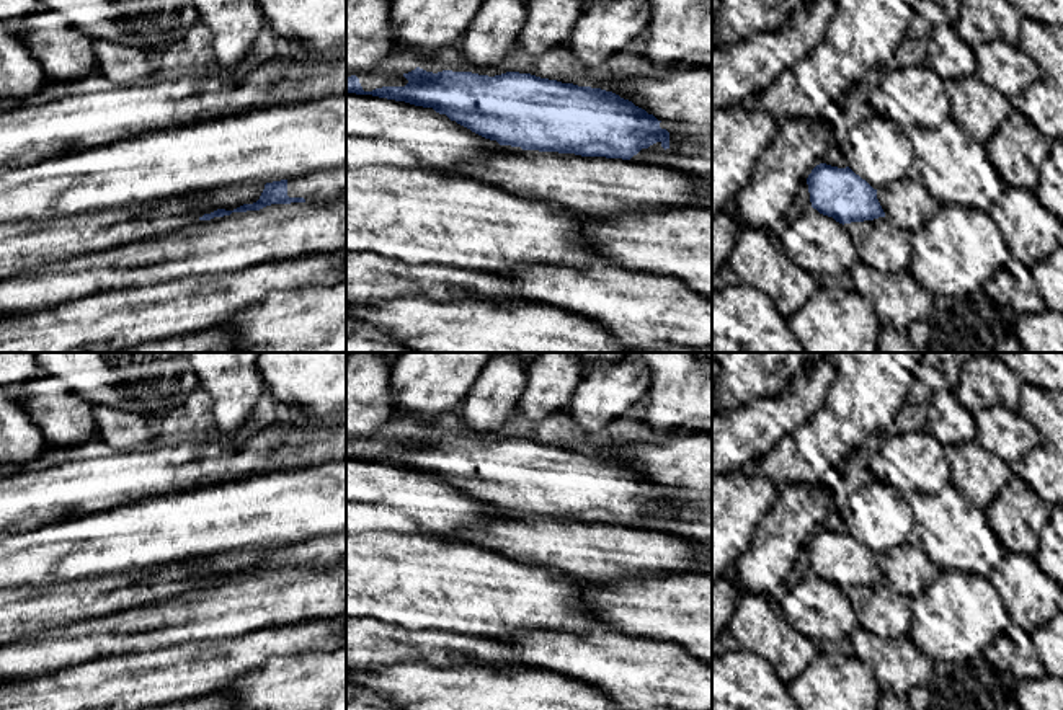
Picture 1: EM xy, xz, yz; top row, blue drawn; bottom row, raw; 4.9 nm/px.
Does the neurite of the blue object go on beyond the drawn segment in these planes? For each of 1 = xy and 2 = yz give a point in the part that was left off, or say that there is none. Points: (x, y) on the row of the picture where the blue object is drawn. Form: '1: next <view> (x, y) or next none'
1: next xy (315, 186)
2: next none

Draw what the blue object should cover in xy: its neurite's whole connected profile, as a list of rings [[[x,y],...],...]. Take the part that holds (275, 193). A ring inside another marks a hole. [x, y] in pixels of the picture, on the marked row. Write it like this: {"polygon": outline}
{"polygon": [[[346,166],[266,183],[256,202],[243,204],[234,211],[217,209],[204,214],[199,220],[224,217],[232,212],[260,211],[271,204],[318,202],[330,197],[346,197]]]}

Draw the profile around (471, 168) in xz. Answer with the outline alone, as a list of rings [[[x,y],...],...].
[[[523,150],[483,162],[460,163],[444,171],[480,178],[526,199],[545,199],[581,214],[648,212],[697,204],[702,197],[712,196],[701,189],[696,178],[673,168],[558,152]]]

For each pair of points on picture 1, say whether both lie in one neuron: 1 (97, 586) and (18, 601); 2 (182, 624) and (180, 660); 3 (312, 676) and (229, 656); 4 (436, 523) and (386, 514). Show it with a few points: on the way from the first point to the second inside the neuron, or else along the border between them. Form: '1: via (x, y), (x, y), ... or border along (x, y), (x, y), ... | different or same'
1: via (77, 601), (38, 601) | same
2: border along (217, 637), (173, 643), (142, 653) | different
3: border along (302, 652), (273, 656), (232, 683) | different
4: via (423, 514), (399, 514) | same

